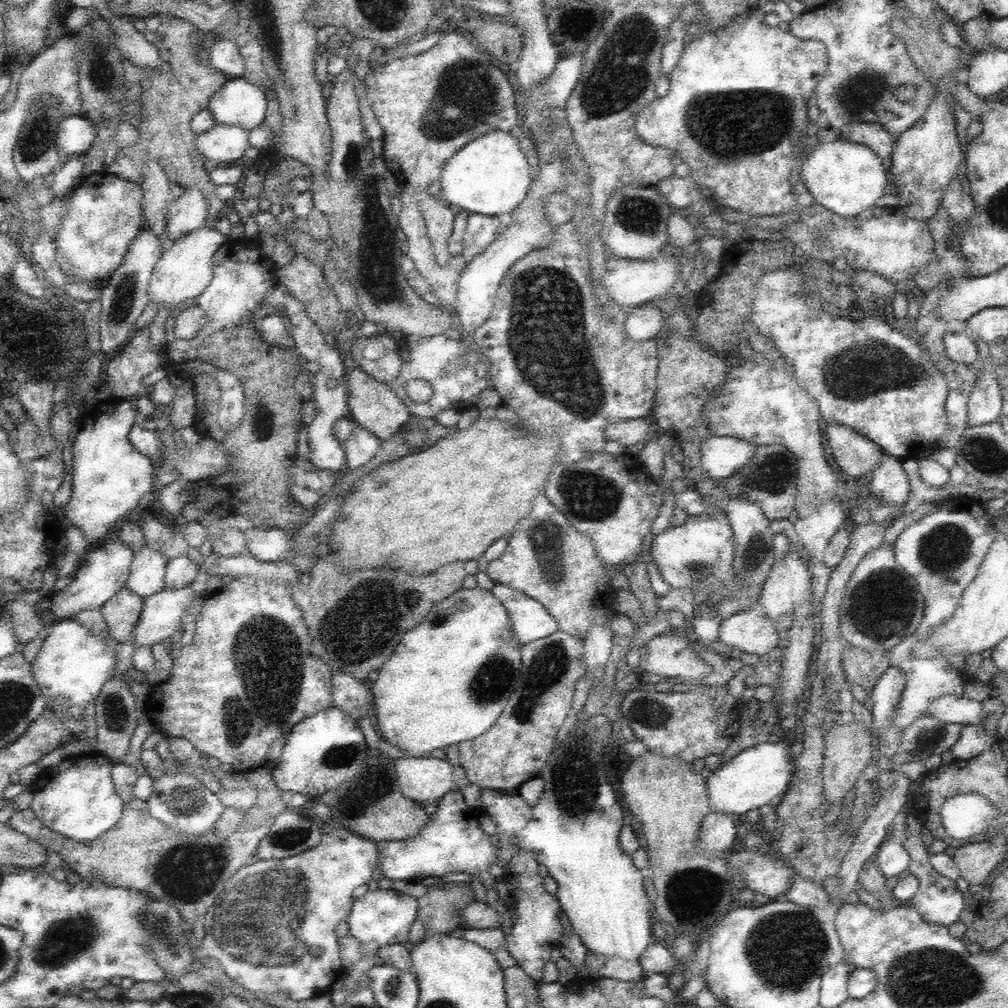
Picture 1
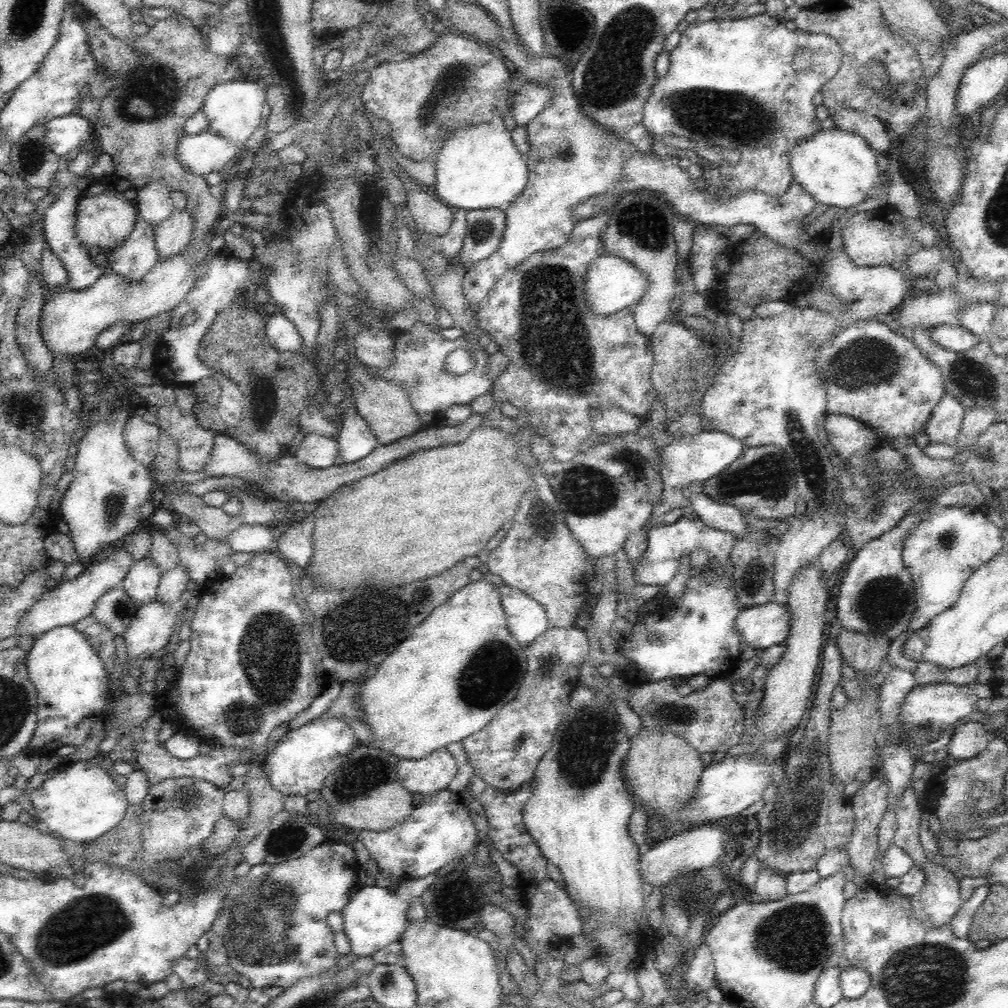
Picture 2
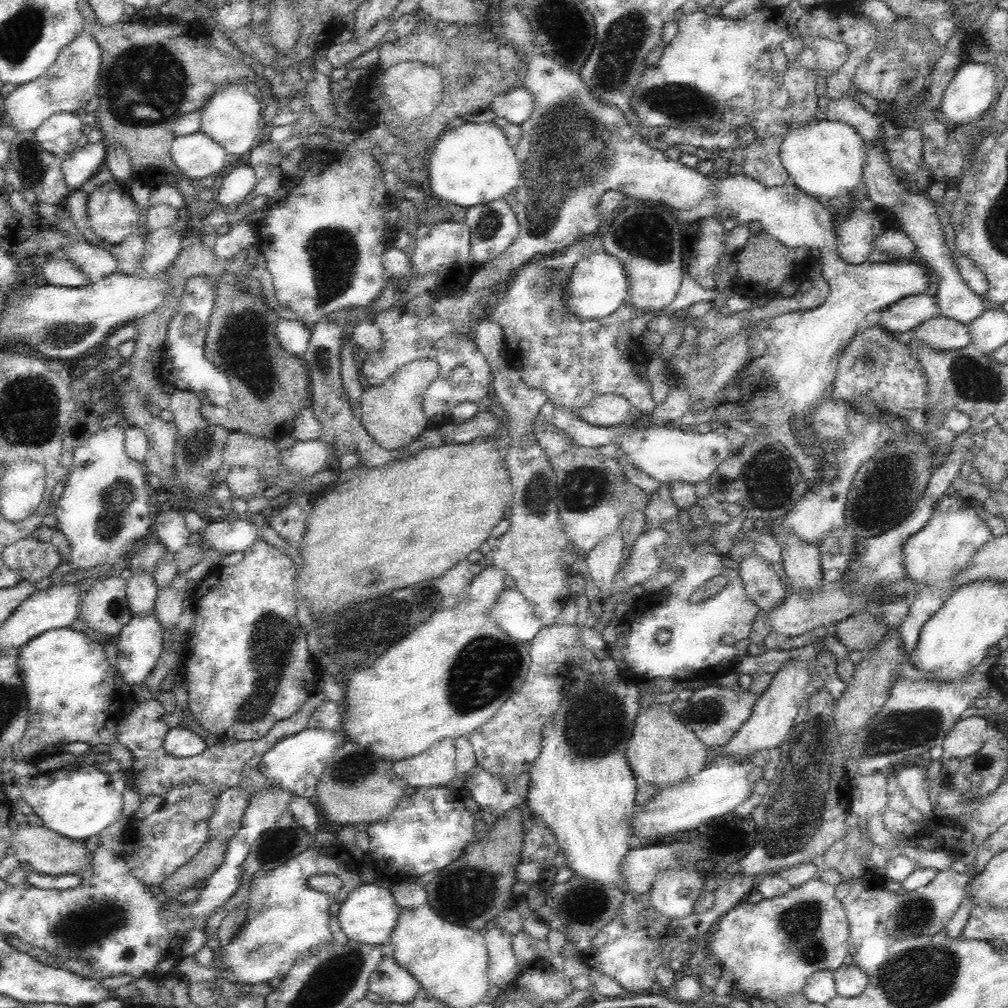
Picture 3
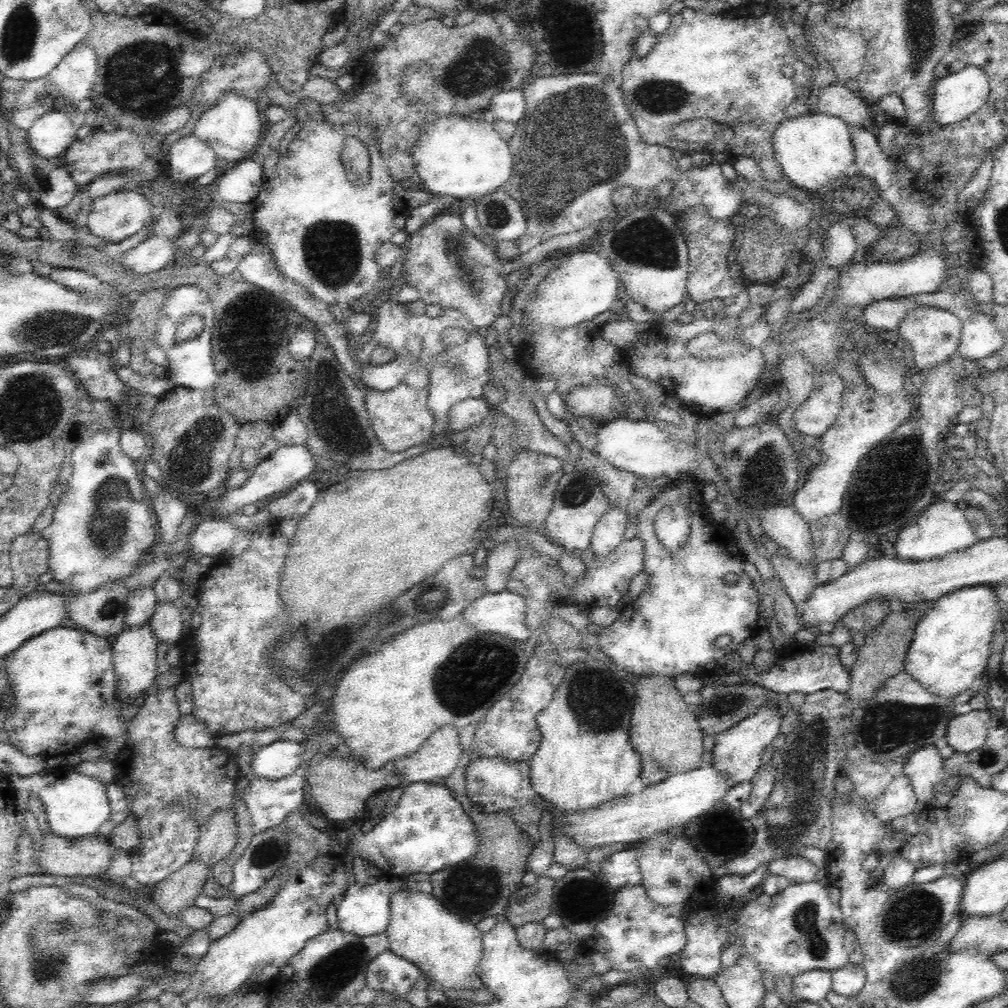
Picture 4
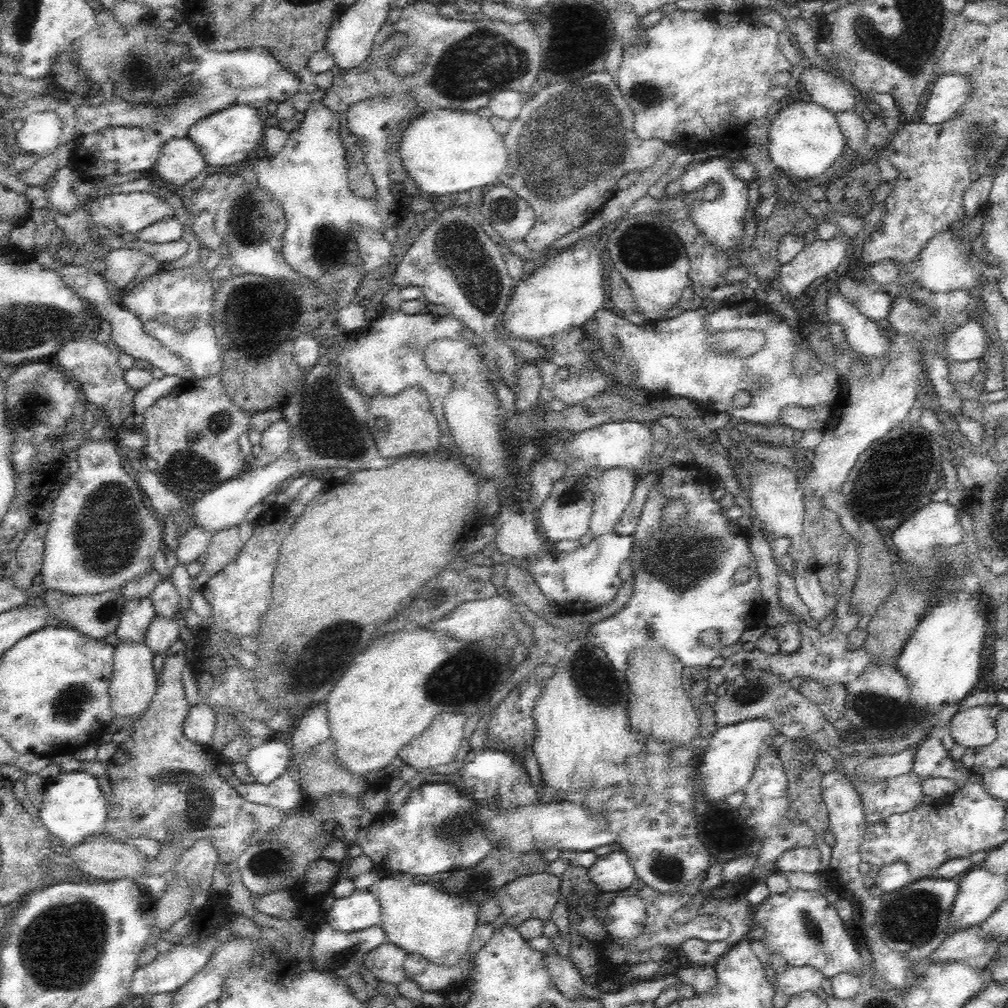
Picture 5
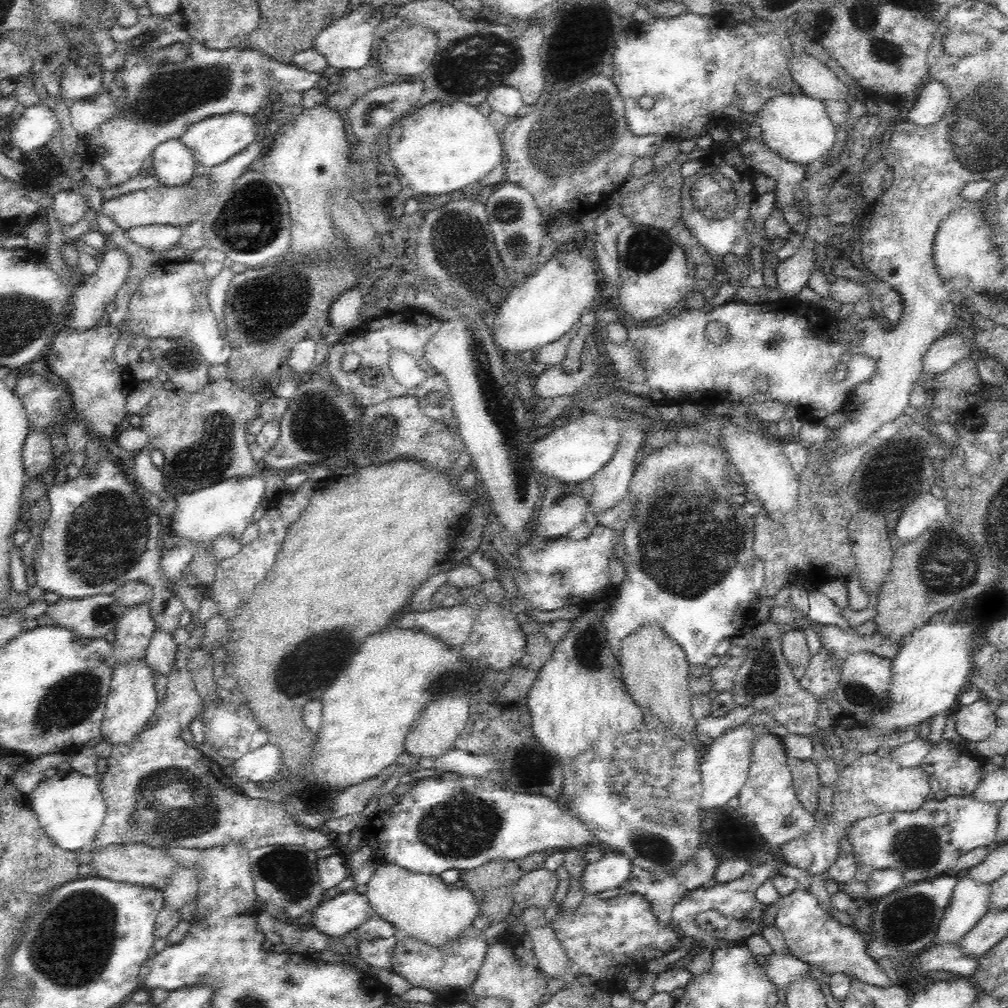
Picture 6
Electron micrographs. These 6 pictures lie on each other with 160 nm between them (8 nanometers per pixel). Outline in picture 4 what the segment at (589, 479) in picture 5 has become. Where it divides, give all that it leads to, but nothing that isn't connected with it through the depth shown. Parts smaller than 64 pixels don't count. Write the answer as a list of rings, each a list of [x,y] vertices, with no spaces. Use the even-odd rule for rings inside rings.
[[[610,502],[608,512],[596,522],[592,532],[589,548],[595,556],[610,554],[624,540],[627,517],[626,508]]]

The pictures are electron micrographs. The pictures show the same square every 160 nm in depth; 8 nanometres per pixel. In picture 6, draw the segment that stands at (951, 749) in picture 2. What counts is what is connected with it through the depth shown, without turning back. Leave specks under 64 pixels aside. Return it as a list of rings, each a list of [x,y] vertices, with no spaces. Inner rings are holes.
[[[981,698],[970,705],[955,708],[956,731],[966,742],[978,742],[988,738],[997,726],[996,714]]]

